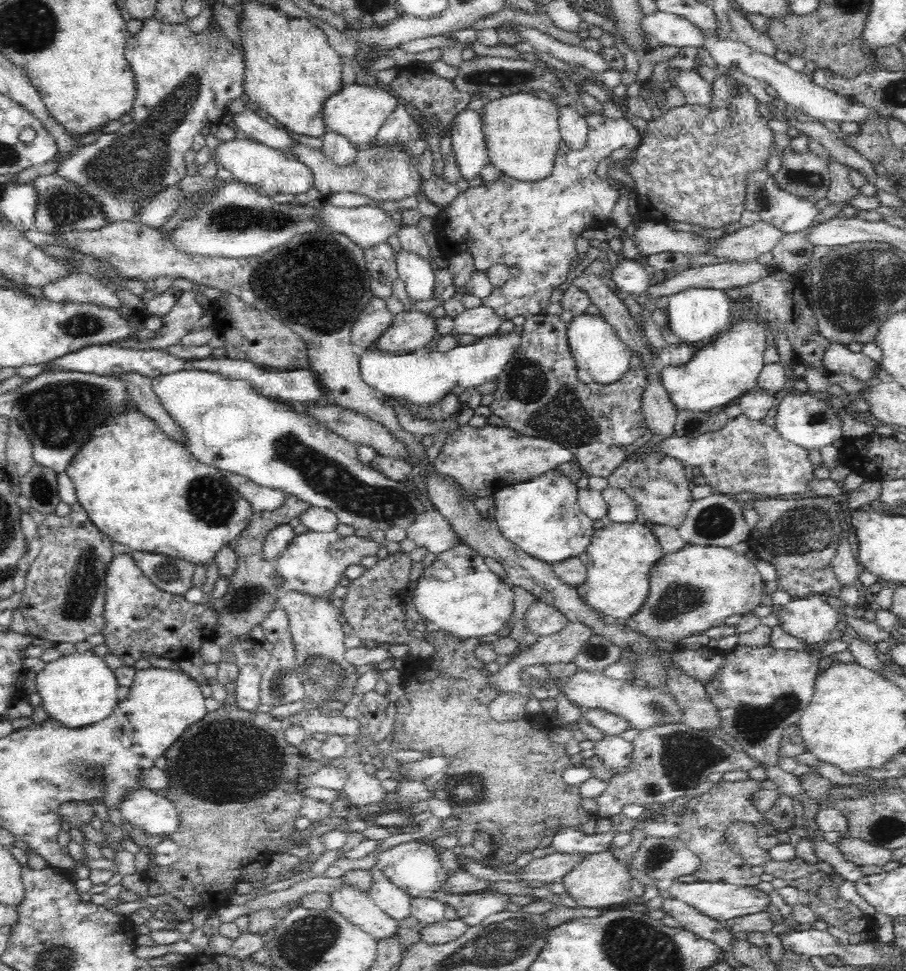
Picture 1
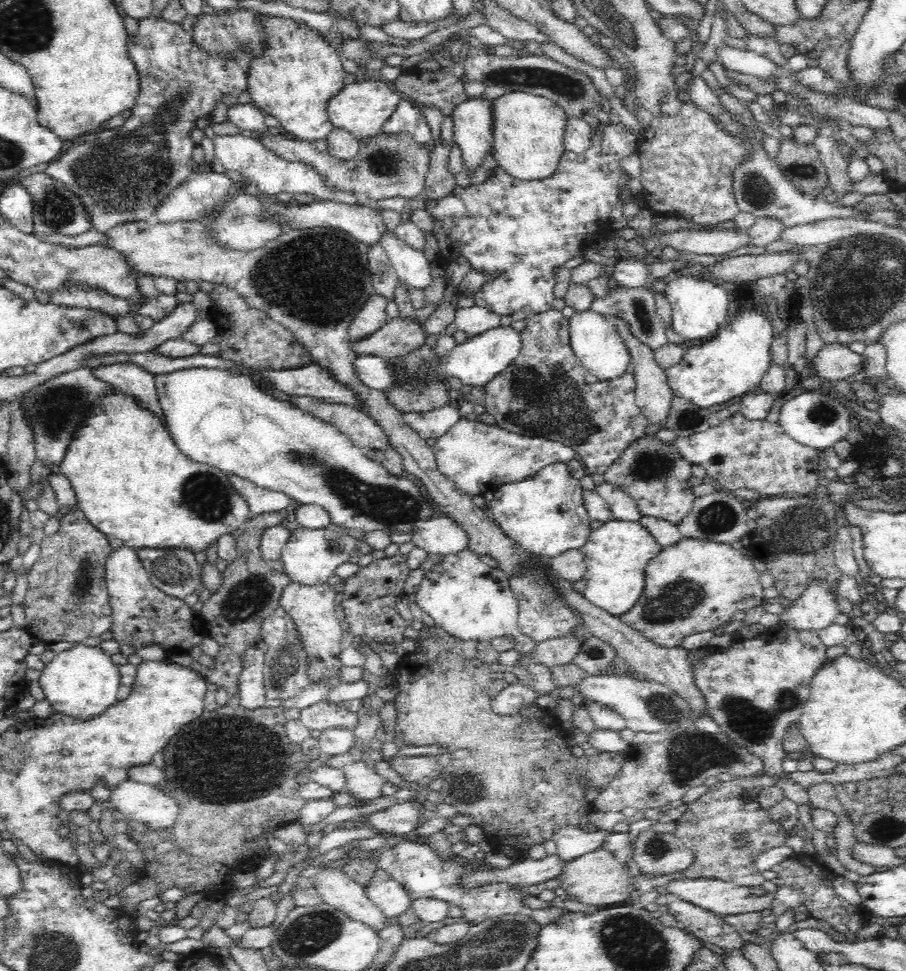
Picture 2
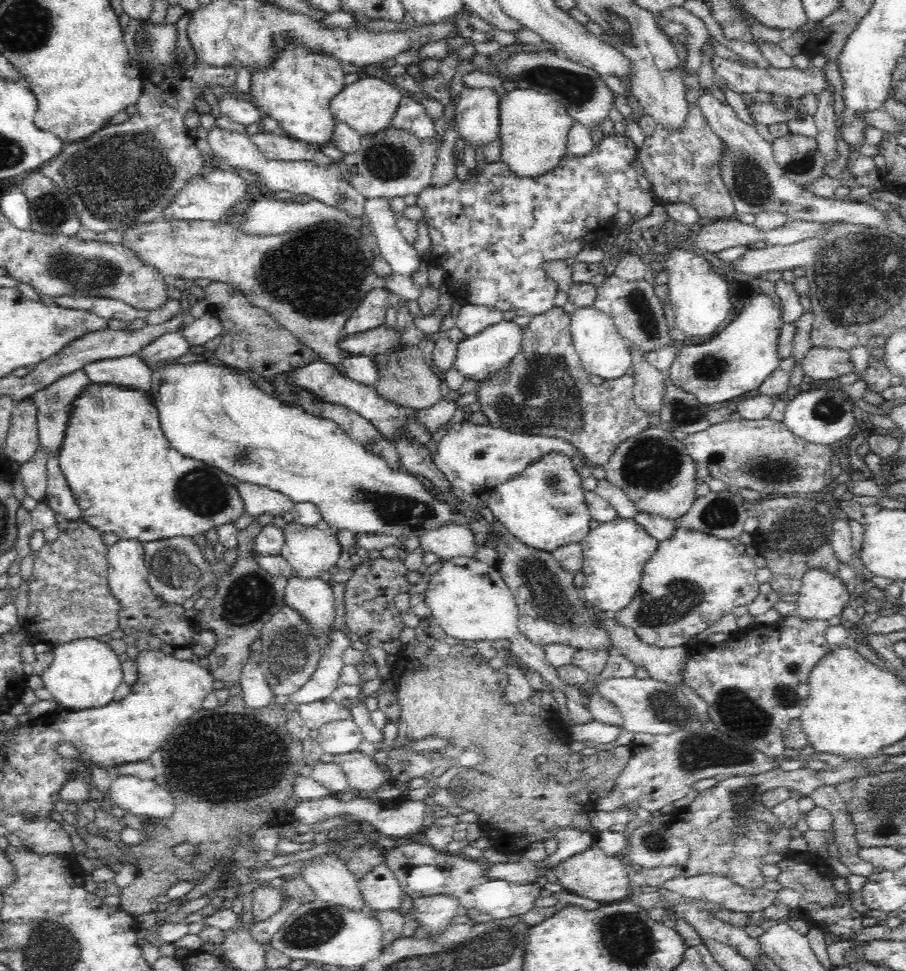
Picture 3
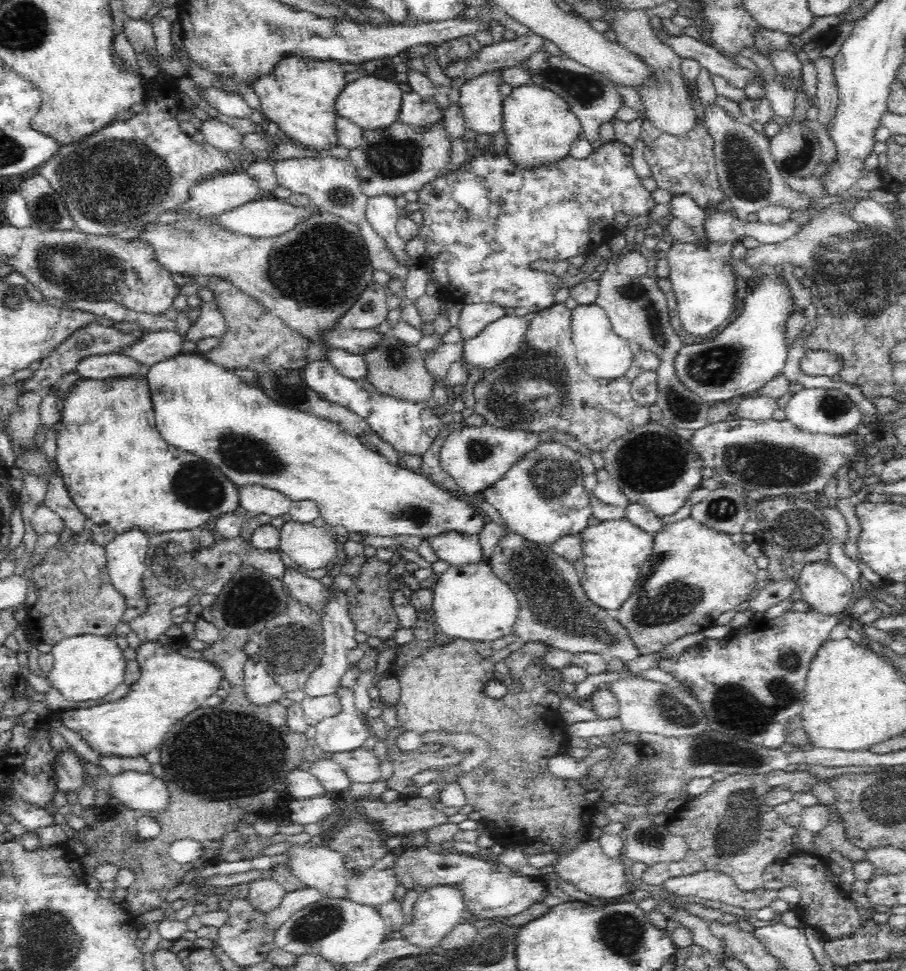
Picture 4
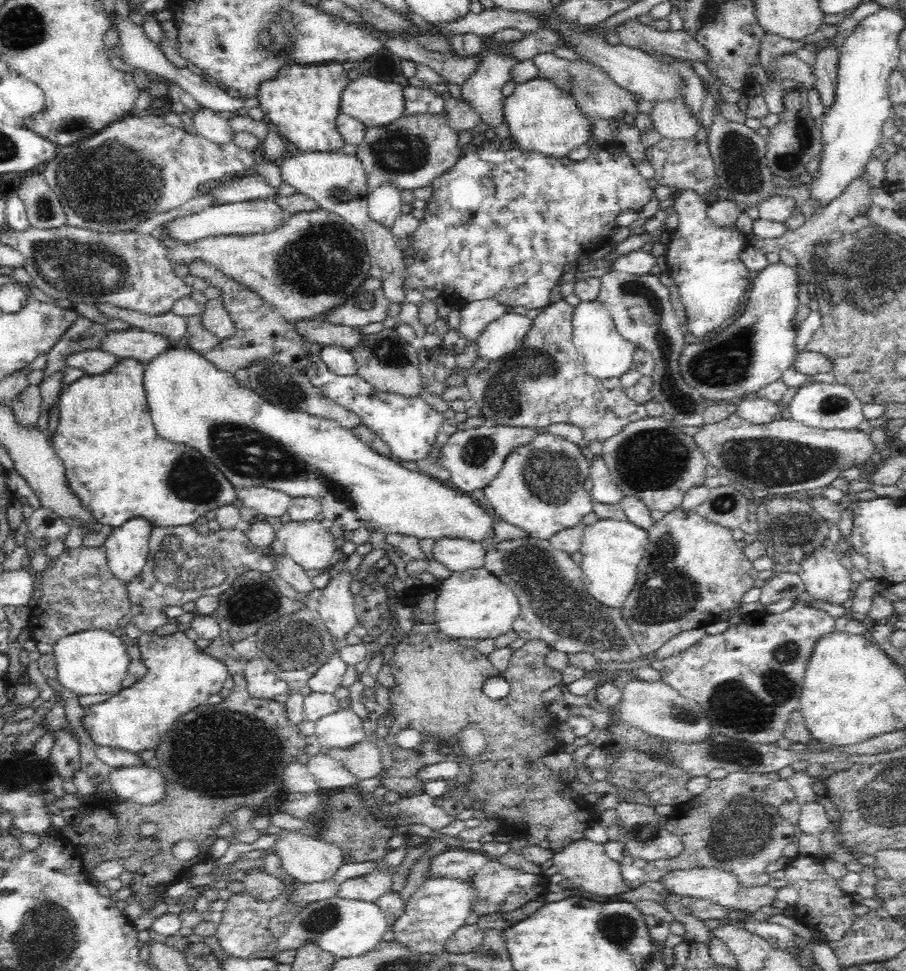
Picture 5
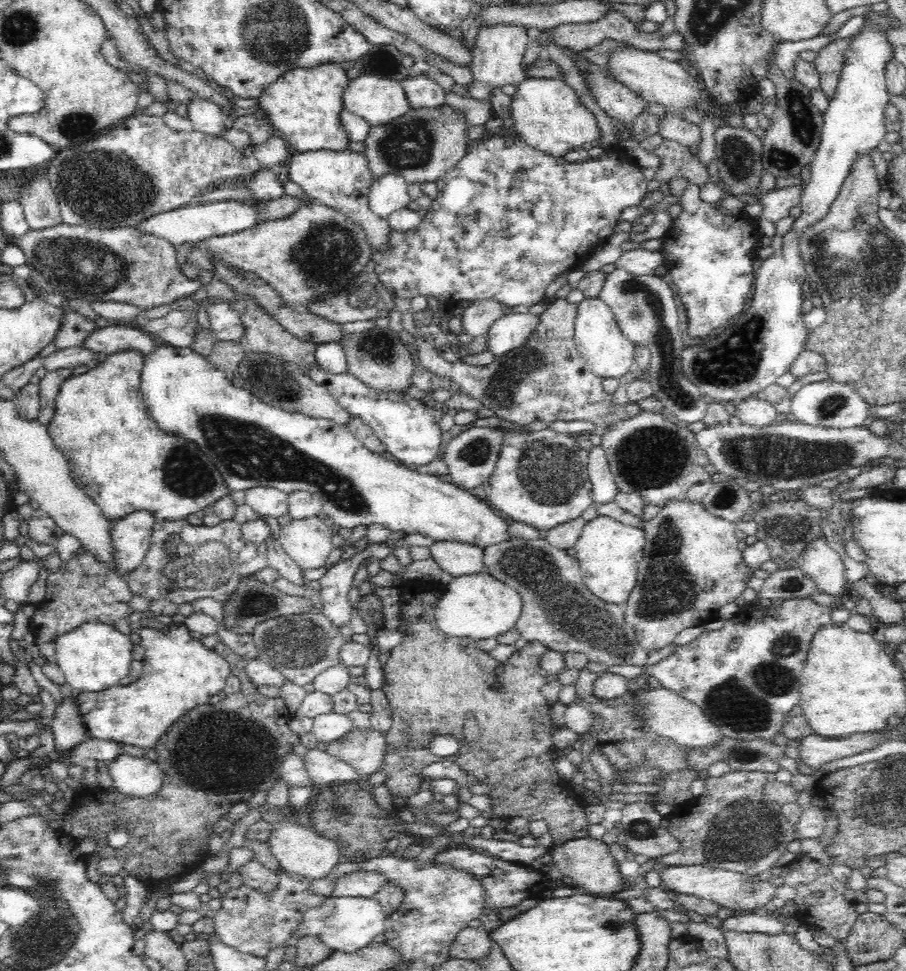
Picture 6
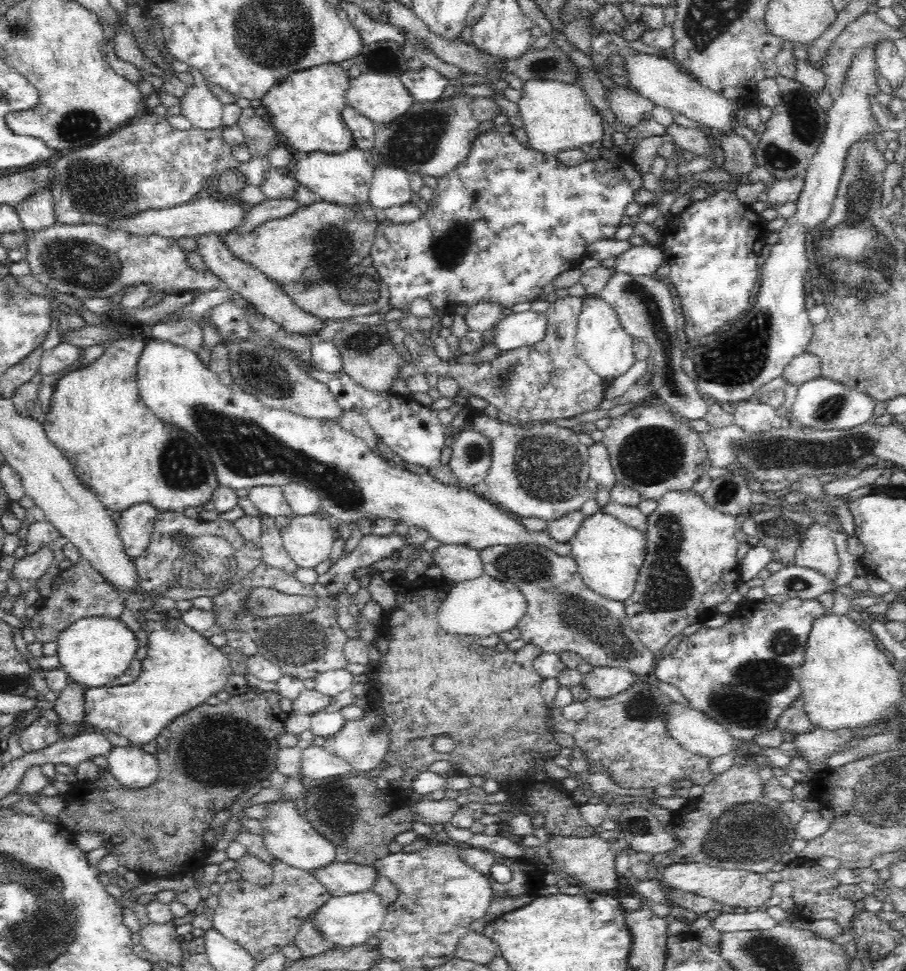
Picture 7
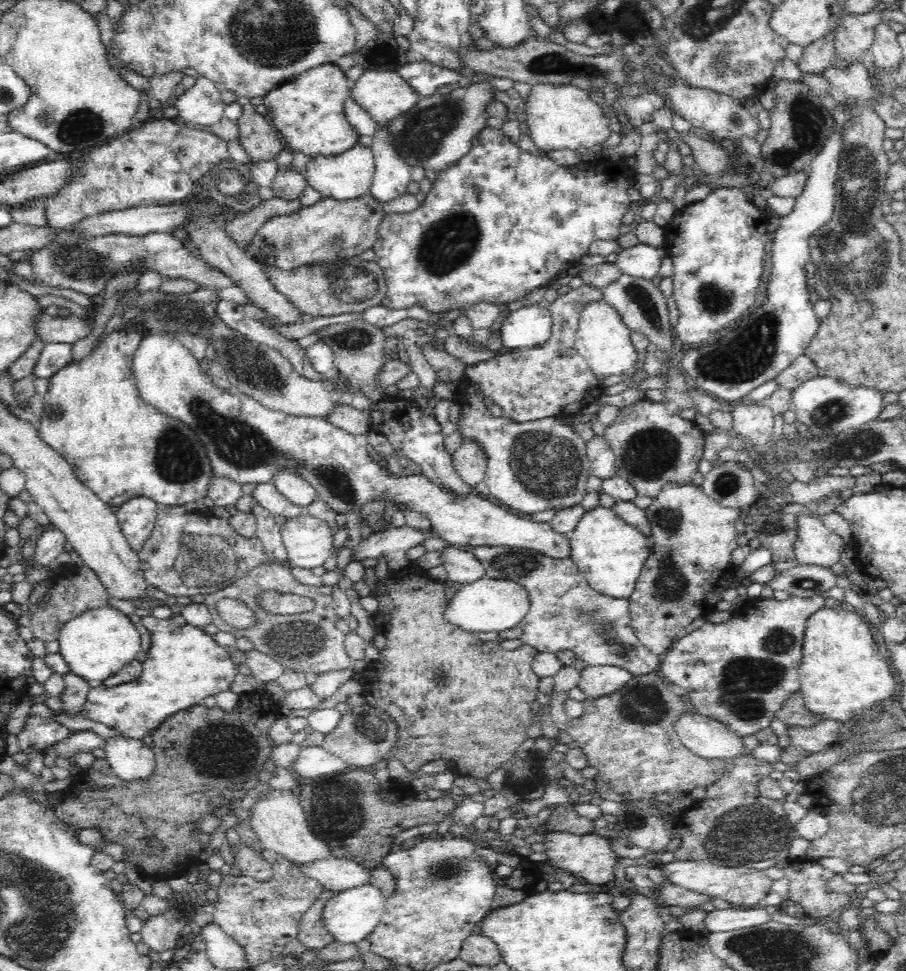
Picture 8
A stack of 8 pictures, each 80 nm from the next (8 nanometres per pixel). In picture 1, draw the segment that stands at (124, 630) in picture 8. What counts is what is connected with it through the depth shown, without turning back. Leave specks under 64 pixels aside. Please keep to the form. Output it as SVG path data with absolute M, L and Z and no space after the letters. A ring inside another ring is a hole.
M92 650L64 655L63 658L55 662L47 663L44 669L36 674L36 689L40 700L42 700L41 704L44 706L44 712L48 714L47 718L68 730L80 730L86 728L86 726L98 724L98 722L102 722L112 715L119 702L118 688L114 670L108 668L103 658L97 656Z

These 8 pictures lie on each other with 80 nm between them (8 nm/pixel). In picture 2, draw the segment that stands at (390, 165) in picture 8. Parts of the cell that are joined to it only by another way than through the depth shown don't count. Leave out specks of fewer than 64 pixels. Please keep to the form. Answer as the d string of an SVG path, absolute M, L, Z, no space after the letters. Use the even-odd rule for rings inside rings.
M386 230L380 243L394 266L398 279L408 284L412 290L424 292L435 280L430 263L419 250L406 246L394 233Z

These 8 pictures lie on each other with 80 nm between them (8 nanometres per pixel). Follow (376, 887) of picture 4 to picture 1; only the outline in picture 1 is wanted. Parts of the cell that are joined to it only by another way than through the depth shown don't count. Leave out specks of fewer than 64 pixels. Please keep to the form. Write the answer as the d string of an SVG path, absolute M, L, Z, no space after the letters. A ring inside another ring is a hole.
M375 866L369 869L374 886L368 897L376 903L387 915L400 922L411 915L410 896L398 889L396 885Z

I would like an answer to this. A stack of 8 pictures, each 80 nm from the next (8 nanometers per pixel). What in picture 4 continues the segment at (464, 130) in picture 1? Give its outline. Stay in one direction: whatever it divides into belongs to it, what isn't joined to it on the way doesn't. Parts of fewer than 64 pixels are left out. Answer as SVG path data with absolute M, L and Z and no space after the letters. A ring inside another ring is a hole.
M502 70L472 77L460 88L459 108L464 117L464 129L474 134L494 136L502 130L503 98L499 91Z

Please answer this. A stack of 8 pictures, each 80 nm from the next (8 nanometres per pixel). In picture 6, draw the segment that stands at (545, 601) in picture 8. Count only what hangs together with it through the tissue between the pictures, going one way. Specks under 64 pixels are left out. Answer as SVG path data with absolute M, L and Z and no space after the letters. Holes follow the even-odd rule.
M544 536L536 539L512 538L487 546L484 548L483 570L510 585L521 596L522 612L515 627L525 641L540 642L549 650L560 653L582 652L591 662L607 666L647 667L648 653L638 645L634 630L625 620L625 606L608 605L594 596L582 580L577 559L552 546Z

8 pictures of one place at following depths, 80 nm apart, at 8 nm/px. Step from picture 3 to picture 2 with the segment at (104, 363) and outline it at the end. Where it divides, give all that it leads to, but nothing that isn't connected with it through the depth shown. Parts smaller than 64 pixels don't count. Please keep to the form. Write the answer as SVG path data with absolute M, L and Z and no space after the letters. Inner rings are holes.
M116 364L92 370L92 373L116 385L118 391L133 396L142 409L152 412L152 415L166 427L166 417L155 389L154 376L133 364Z

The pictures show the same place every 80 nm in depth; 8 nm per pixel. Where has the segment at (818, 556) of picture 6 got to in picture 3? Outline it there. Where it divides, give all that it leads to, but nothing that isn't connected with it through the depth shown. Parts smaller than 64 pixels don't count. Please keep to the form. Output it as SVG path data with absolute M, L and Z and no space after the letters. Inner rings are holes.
M814 569L802 578L802 588L792 616L802 622L829 622L841 615L851 602L839 575Z

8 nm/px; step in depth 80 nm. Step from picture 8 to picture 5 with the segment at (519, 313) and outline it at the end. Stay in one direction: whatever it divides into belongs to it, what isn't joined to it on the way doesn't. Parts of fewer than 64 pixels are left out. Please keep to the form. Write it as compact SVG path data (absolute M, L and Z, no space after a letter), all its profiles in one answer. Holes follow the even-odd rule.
M506 313L491 322L476 339L478 358L496 362L520 348L533 319L528 315Z

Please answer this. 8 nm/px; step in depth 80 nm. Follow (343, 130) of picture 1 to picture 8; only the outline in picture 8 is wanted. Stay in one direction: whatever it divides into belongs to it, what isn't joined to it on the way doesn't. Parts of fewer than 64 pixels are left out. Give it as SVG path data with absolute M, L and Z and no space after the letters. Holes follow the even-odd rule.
M368 70L349 89L349 99L356 102L379 126L386 126L394 118L410 110L419 96L397 72Z

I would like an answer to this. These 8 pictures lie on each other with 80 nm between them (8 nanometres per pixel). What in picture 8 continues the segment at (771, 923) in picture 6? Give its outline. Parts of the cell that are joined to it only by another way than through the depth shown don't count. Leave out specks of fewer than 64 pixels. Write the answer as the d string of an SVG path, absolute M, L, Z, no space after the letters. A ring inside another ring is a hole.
M764 905L753 908L736 908L730 906L726 909L708 910L708 916L704 918L704 925L711 933L728 932L729 930L738 930L738 928L754 928L768 924L772 917L764 909Z

